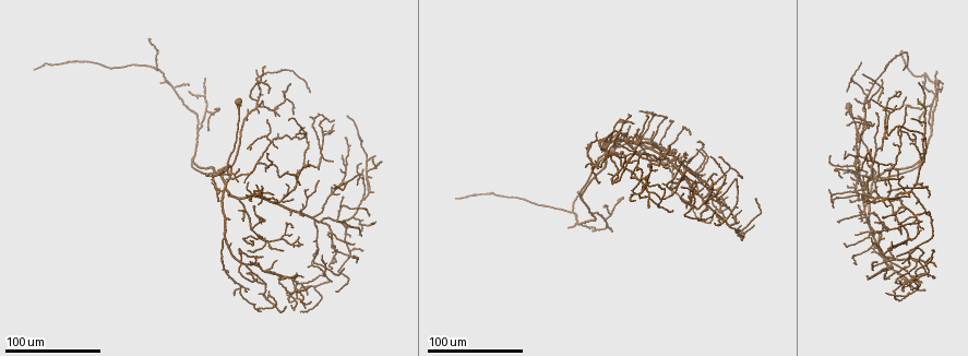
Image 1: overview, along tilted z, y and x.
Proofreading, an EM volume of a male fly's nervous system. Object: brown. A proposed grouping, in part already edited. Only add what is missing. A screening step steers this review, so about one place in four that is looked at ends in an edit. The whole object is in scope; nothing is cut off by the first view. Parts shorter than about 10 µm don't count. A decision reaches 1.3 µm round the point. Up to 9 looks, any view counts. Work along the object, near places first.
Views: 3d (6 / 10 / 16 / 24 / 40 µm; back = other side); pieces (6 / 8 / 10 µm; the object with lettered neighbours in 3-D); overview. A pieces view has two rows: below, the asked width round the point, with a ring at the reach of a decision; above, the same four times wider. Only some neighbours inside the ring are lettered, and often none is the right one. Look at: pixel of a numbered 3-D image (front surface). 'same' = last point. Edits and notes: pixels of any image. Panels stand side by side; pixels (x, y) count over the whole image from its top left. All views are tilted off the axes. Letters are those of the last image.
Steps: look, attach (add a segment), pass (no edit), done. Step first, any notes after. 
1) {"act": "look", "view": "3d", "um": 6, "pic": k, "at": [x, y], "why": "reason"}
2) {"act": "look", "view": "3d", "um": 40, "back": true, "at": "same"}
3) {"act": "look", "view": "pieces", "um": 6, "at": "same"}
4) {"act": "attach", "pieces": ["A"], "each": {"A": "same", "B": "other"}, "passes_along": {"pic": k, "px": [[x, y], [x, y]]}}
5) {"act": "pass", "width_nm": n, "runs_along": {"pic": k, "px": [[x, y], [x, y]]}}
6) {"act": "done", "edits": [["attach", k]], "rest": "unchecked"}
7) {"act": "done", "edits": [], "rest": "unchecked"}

{"act": "look", "view": "3d", "um": 40, "pic": 1, "at": [33, 68], "why": "end of a long branch"}

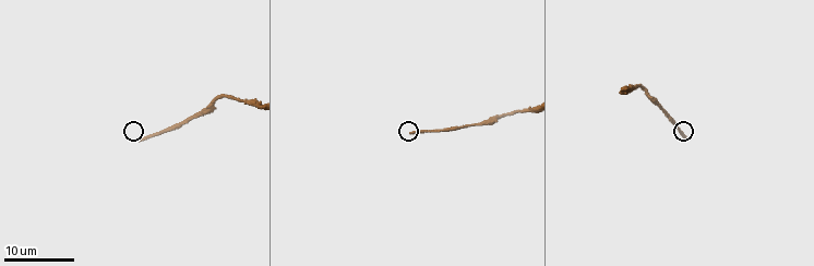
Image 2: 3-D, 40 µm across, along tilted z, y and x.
{"act": "look", "view": "pieces", "um": 8, "pic": 2, "at": [411, 131]}

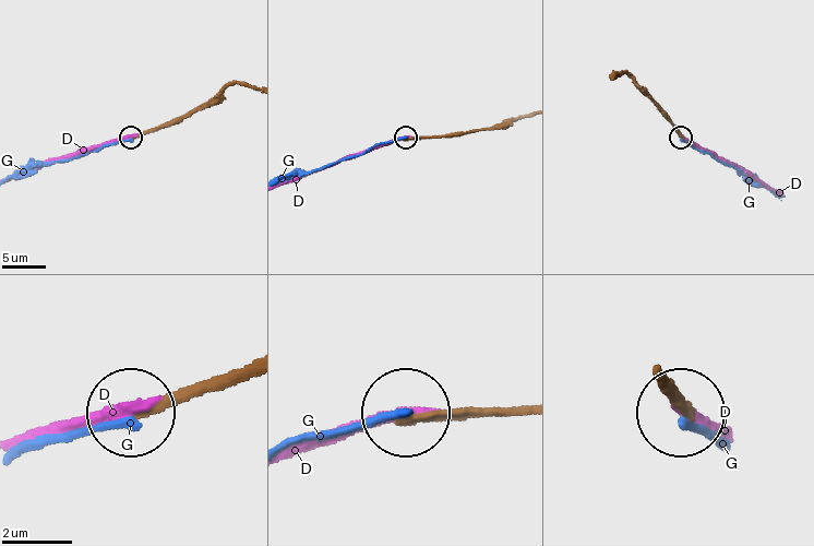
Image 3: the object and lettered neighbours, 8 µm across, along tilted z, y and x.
{"act": "pass", "each": {"D": "other", "G": "other"}, "runs_along": {"pic": 3, "px": [[249, 86], [228, 84], [205, 104], [132, 135]]}, "found": "none of them fits"}

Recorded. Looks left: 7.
{"act": "look", "view": "3d", "um": 40, "pic": 1, "at": [189, 91], "why": "end of a long branch"}

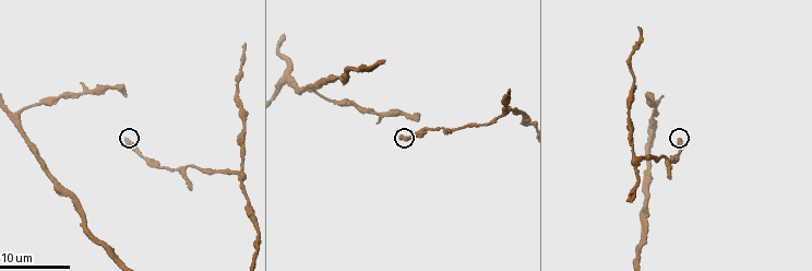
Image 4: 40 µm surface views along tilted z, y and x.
{"act": "look", "view": "pieces", "um": 10, "pic": 4, "at": [125, 138]}

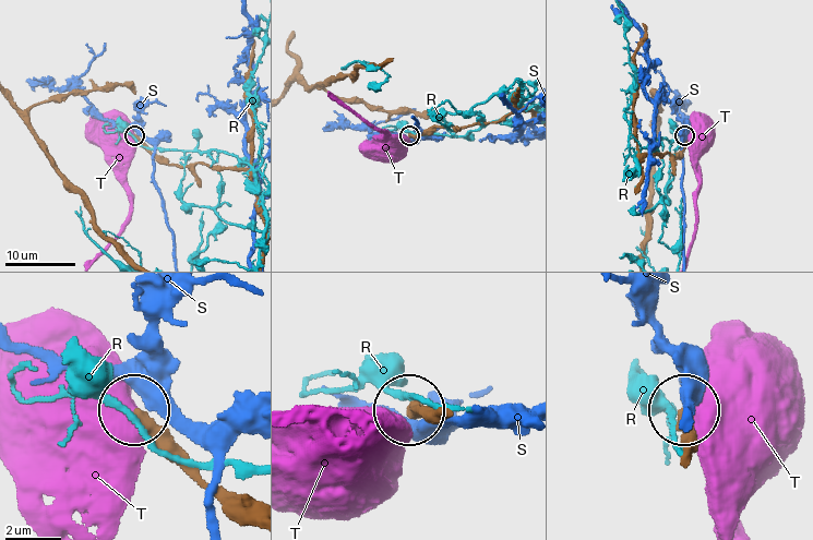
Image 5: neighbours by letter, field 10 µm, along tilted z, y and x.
{"act": "pass", "each": {"R": "other", "S": "other", "T": "other"}, "runs_along": {"pic": 5, "px": [[252, 524], [140, 409]]}, "found": "none of them fits"}

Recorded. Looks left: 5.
{"act": "look", "view": "3d", "um": 24, "pic": 1, "at": [263, 256], "why": "branch stops here"}

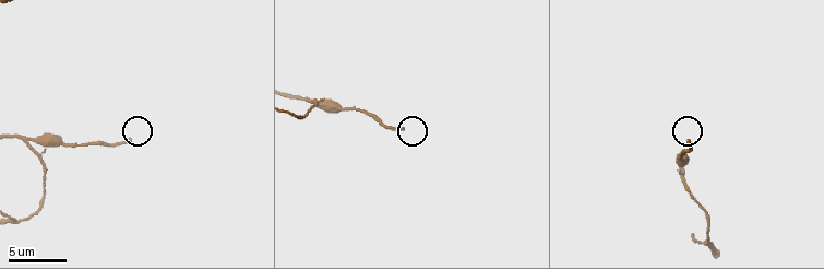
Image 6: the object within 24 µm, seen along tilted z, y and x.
{"act": "look", "view": "pieces", "um": 10, "pic": 6, "at": [402, 129]}

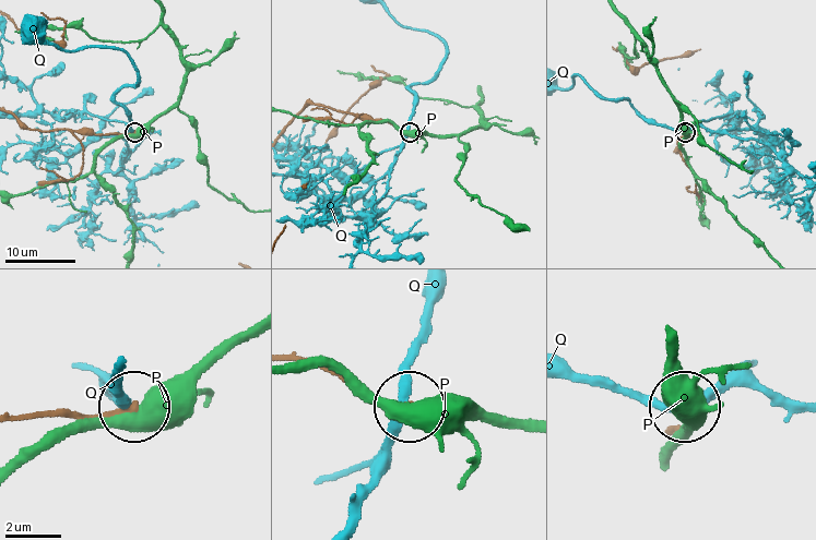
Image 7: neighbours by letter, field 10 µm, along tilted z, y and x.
{"act": "pass", "each": {"P": "other", "Q": "other"}, "runs_along": {"pic": 7, "px": [[311, 104], [369, 115], [409, 131]]}, "found": "none of them fits"}

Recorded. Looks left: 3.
{"act": "look", "view": "3d", "um": 24, "pic": 1, "at": [250, 250], "why": "thin end"}

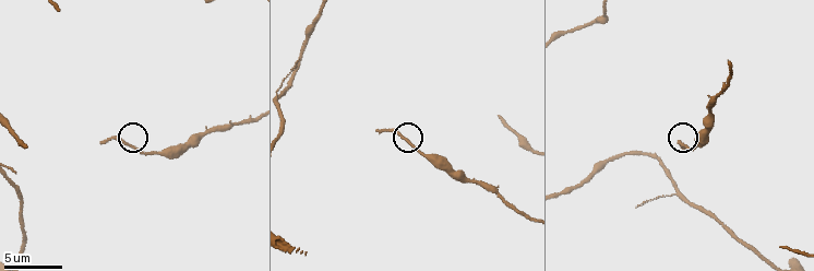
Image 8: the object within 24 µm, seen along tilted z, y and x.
{"act": "look", "view": "pieces", "um": 6, "pic": 8, "at": [101, 144]}

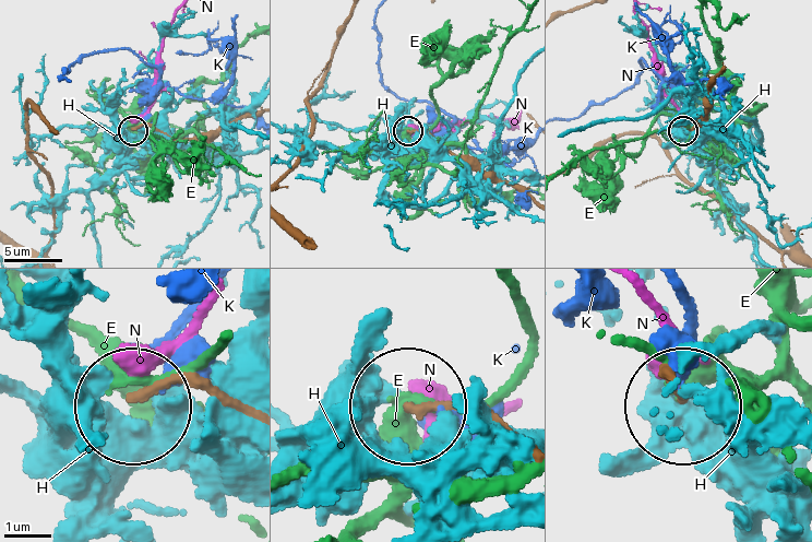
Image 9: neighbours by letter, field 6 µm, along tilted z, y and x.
{"act": "pass", "each": {"E": "other", "H": "other", "K": "other", "N": "other"}, "runs_along": {"pic": 9, "px": [[250, 415], [183, 384], [142, 395]]}, "found": "no lettered segment goes on from it"}

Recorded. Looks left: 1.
{"act": "done", "edits": [], "rest": "unchecked"}

